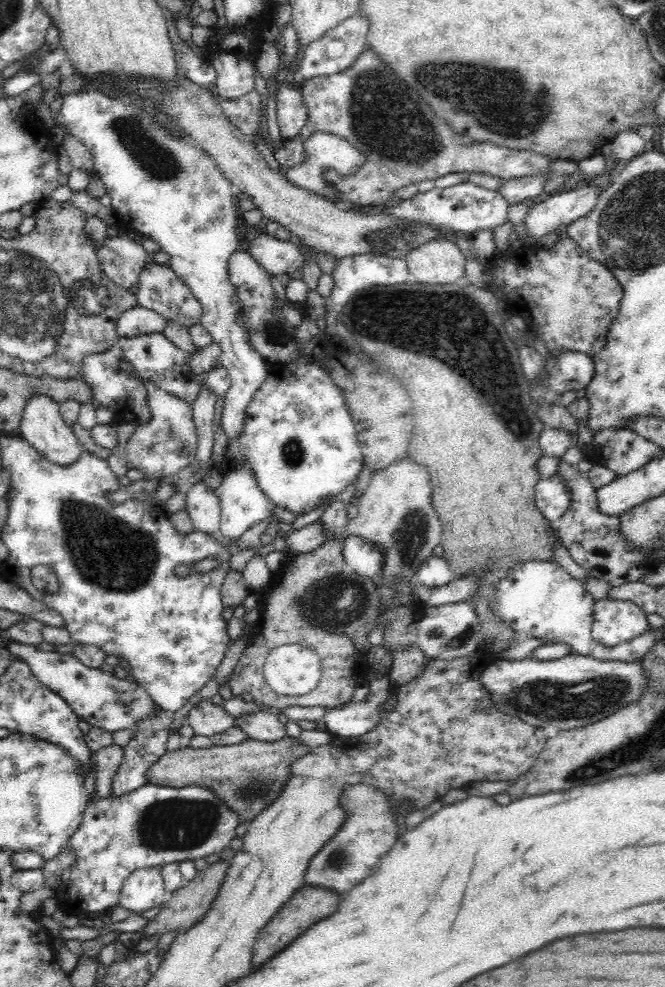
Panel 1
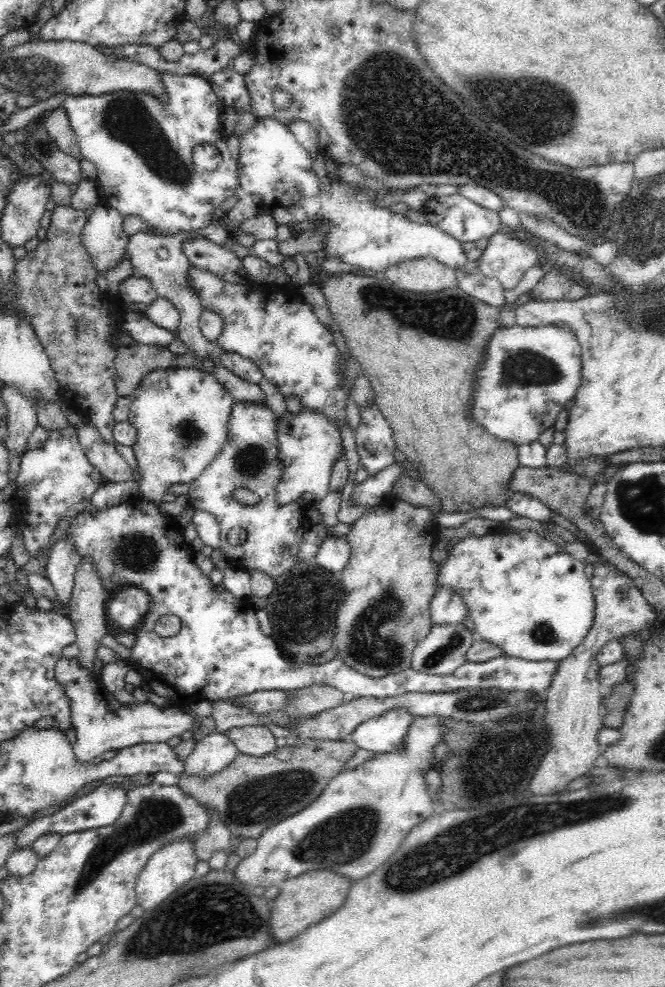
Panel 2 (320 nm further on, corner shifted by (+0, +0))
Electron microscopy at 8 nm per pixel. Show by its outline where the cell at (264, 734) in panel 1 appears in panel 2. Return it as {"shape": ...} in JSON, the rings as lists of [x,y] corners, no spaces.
{"shape":[[[260,725],[231,728],[224,735],[236,745],[238,752],[248,756],[263,757],[277,748],[270,729]]]}

